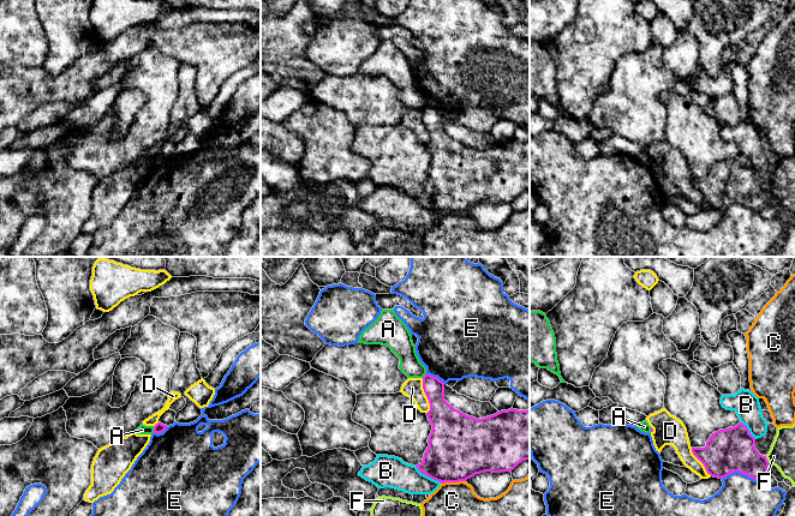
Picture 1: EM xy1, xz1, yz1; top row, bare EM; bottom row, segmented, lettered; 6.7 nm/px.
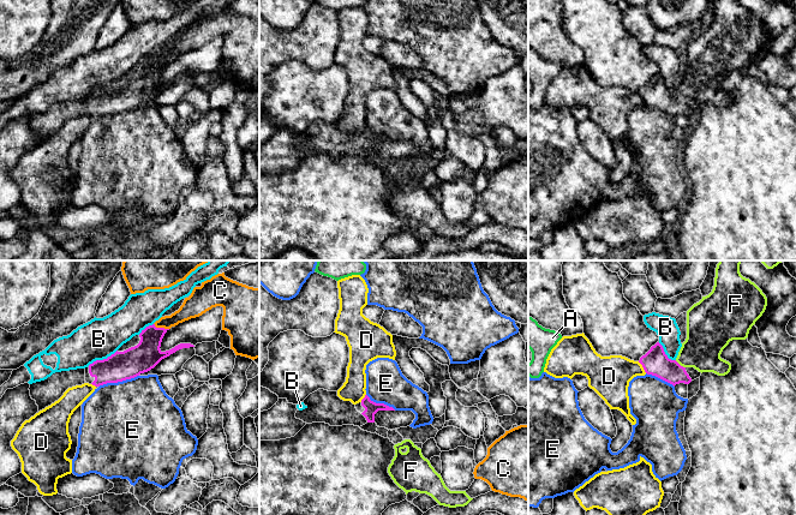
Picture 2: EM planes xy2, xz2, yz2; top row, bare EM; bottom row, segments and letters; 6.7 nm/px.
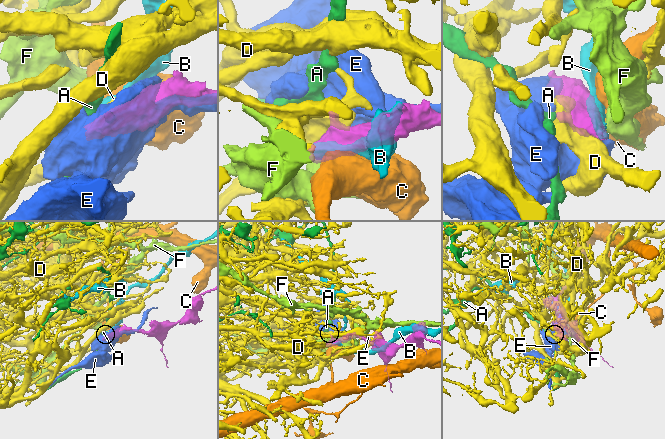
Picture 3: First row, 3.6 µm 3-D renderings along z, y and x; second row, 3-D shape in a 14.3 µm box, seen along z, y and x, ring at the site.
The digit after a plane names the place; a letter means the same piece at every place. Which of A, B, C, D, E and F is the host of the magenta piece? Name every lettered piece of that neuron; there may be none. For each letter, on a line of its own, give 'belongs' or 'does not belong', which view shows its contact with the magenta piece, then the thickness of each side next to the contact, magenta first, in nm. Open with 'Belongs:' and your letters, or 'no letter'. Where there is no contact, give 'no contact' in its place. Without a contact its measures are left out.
Belongs: no letter
A: does not belong; meets magenta in xy1; 70 nm thick on the magenta side, 60 nm on the other
B: does not belong; meets magenta in xy2; 190 nm thick on the magenta side, 280 nm on the other
C: does not belong; meets magenta in xz1; 420 nm thick on the magenta side, 420 nm on the other
D: does not belong; meets magenta in xz1; 240 nm thick on the magenta side, 140 nm on the other
E: does not belong; meets magenta in xy2; 190 nm thick on the magenta side, 480 nm on the other
F: does not belong; meets magenta in yz2; 170 nm thick on the magenta side, 260 nm on the other

